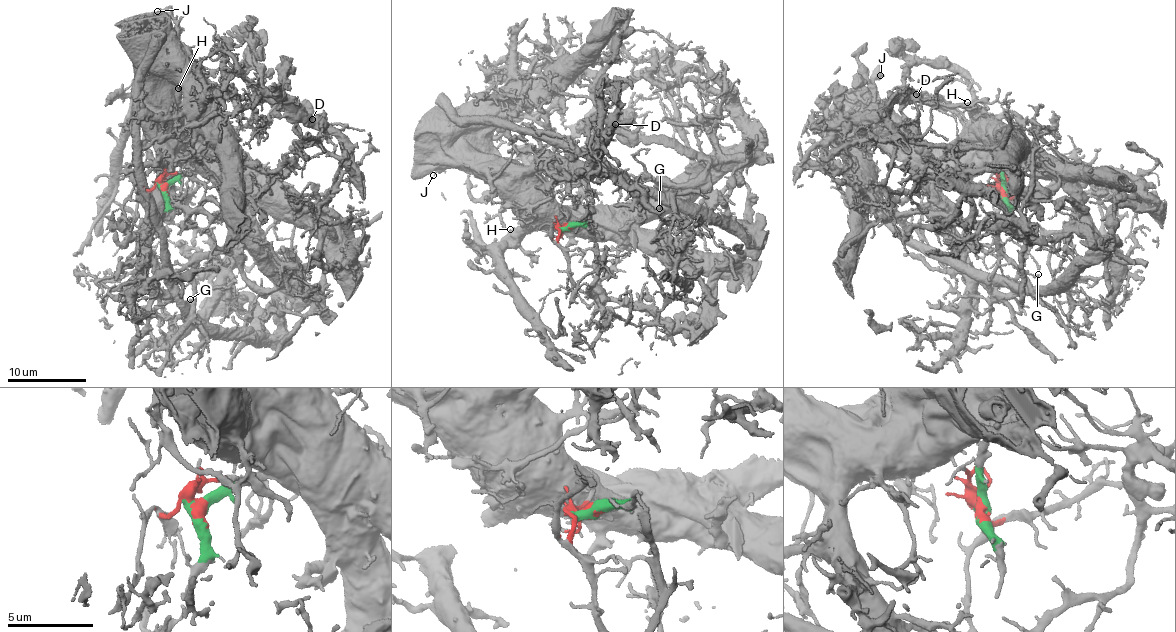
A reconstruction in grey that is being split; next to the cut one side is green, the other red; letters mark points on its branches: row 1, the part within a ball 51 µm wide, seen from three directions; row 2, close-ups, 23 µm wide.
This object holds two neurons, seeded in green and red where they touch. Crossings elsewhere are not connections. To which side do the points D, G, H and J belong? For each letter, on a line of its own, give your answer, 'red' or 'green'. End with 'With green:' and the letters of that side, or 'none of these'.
D: red
G: red
H: green
J: green
With green: H, J

